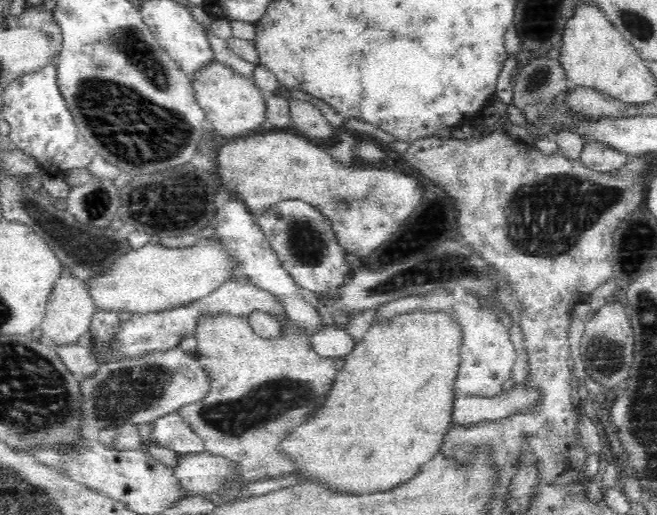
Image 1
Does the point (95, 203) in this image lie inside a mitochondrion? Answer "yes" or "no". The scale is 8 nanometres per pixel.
yes

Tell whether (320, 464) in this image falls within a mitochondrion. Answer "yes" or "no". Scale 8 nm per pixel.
no

